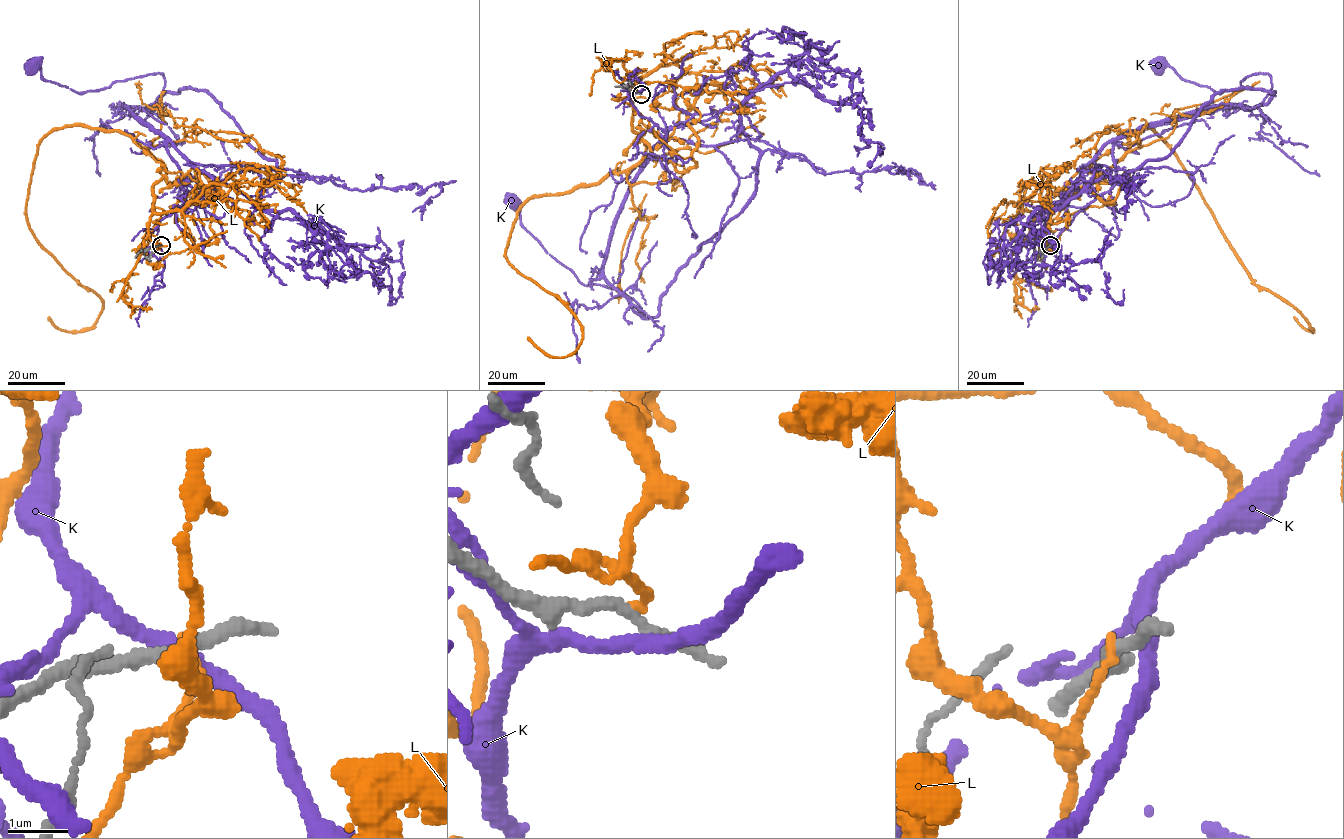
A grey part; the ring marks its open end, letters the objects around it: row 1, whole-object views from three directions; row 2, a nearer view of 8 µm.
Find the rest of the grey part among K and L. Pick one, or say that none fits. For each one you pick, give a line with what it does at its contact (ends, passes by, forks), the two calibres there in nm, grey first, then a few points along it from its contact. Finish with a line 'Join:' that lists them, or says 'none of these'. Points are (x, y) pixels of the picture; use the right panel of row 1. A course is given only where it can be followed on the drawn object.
Join: none of these

